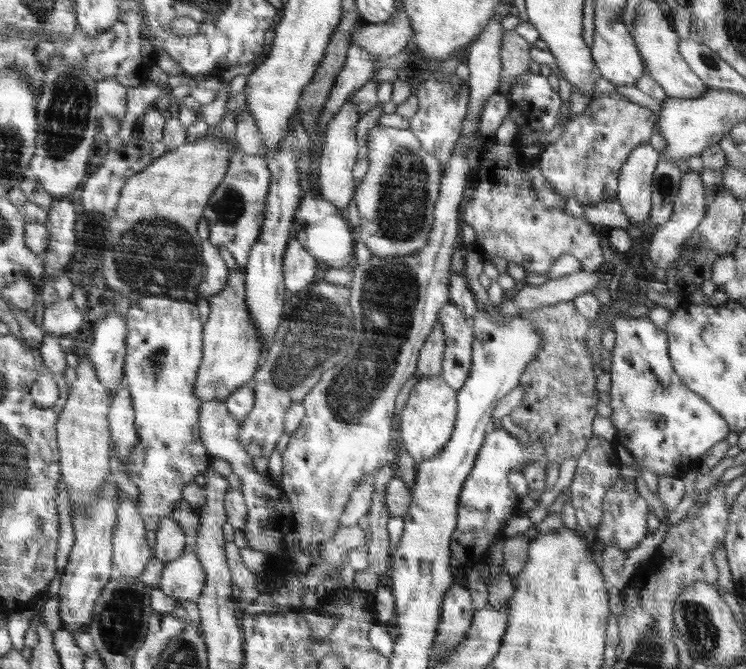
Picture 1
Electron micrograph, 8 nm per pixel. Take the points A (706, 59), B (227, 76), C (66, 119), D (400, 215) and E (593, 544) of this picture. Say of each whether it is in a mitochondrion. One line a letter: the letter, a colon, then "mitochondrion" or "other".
A: mitochondrion
B: other
C: mitochondrion
D: mitochondrion
E: other

